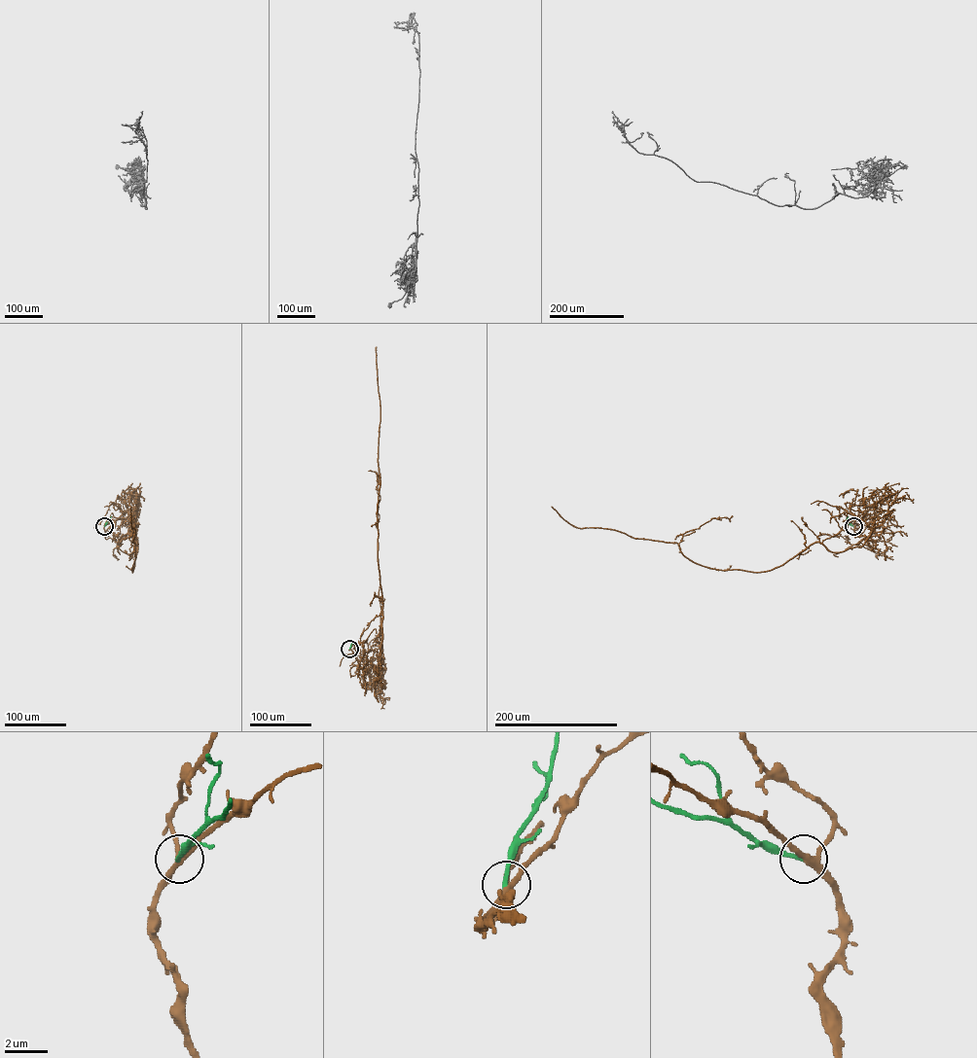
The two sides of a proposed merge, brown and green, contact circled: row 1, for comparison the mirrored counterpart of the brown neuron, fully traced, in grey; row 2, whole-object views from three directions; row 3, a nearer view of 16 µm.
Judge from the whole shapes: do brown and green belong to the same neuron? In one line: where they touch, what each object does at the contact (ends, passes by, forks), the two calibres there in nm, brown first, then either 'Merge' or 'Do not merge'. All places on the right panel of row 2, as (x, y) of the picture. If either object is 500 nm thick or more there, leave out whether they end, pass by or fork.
Place: (853, 526). At the ring brown forks. At the ring green ends. Thickness 240 nm (brown) against 200 nm. Do not merge

